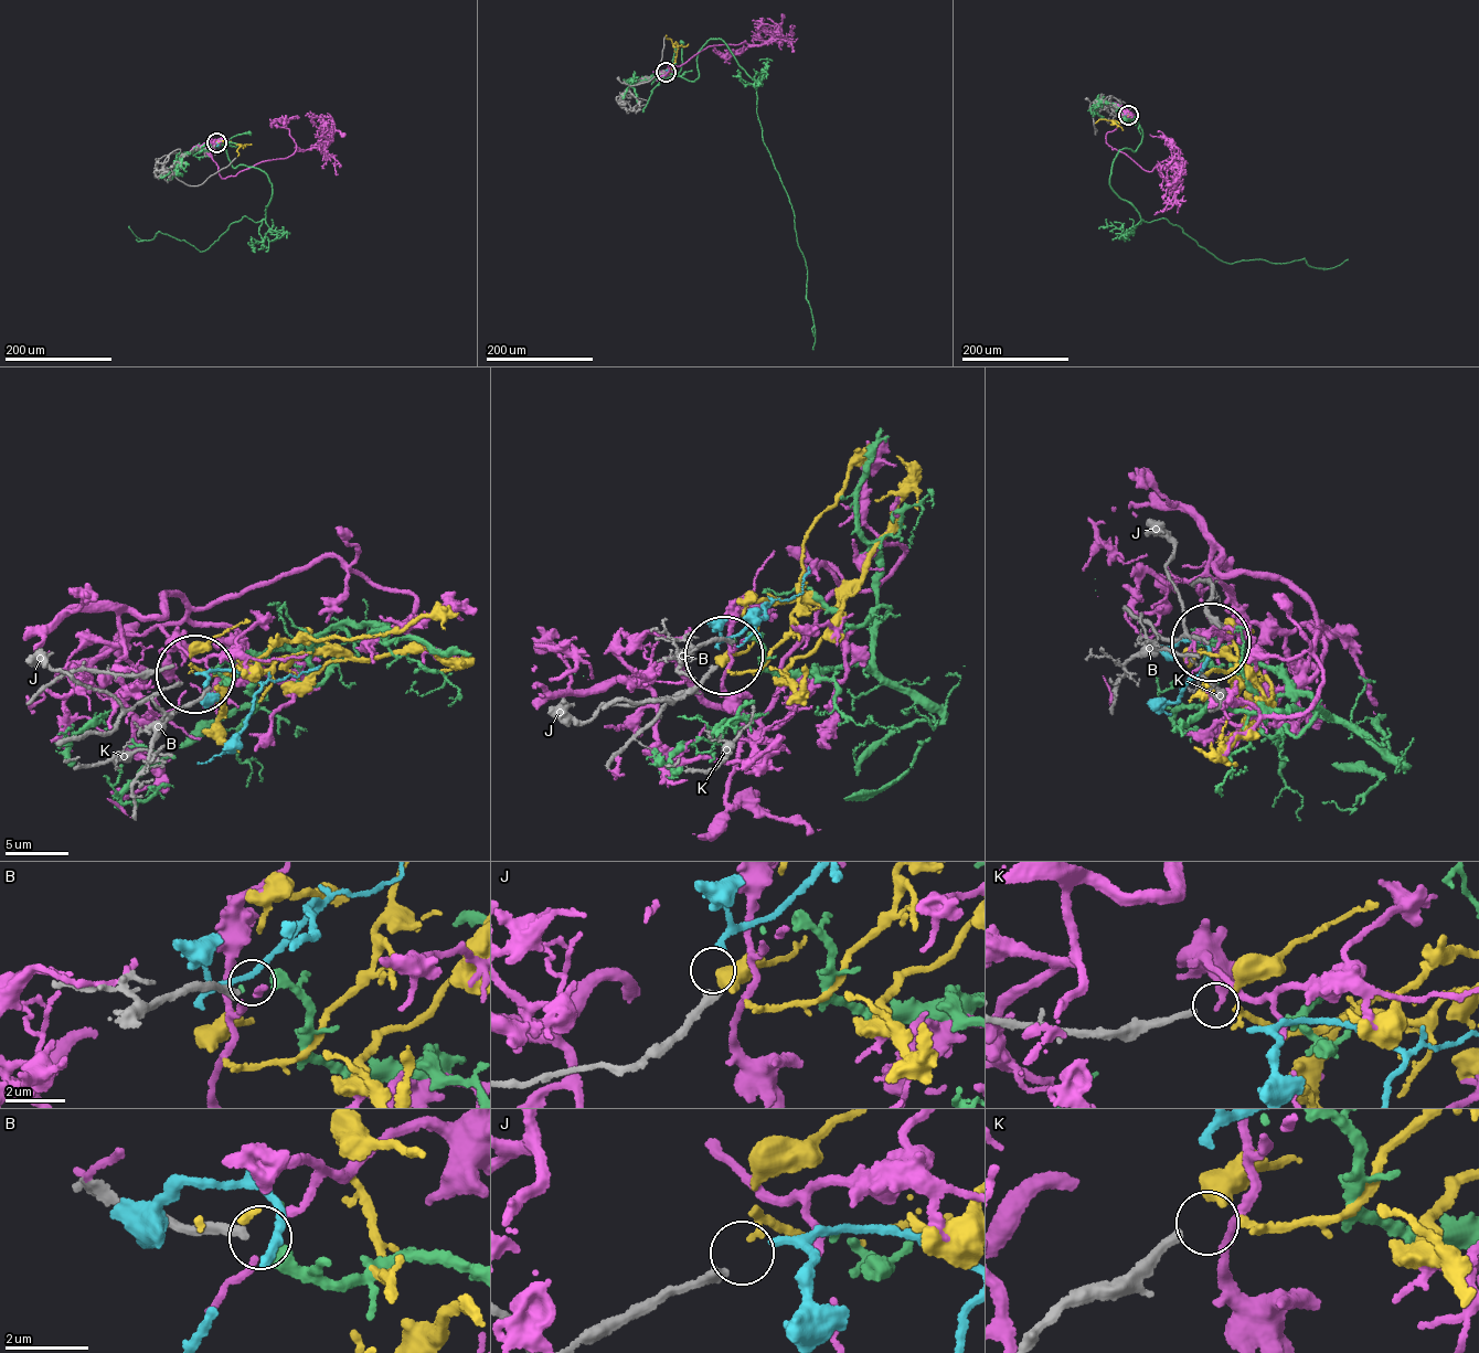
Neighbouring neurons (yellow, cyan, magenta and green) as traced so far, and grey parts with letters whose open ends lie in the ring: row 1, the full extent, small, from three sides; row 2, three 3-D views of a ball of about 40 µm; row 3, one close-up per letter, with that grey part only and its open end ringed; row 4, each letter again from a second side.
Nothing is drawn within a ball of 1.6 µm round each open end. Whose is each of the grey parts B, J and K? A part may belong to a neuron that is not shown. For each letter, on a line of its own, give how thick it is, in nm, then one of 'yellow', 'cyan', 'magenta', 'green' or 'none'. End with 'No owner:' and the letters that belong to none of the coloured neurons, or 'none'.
B: 240 nm | green
J: 240 nm | cyan
K: 200 nm | yellow
No owner: none

